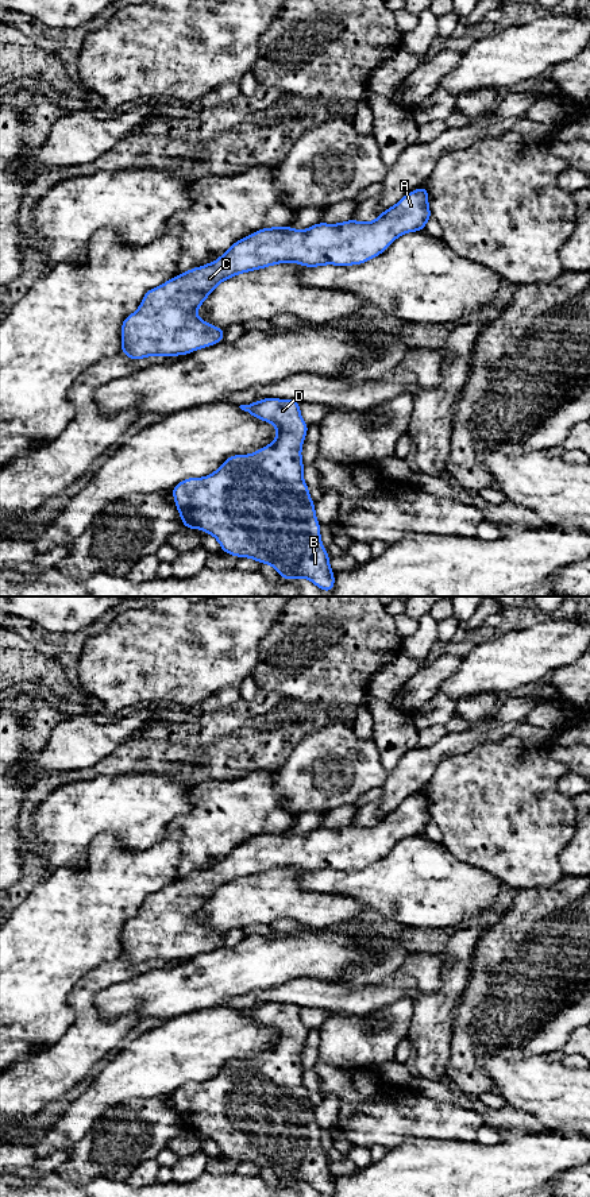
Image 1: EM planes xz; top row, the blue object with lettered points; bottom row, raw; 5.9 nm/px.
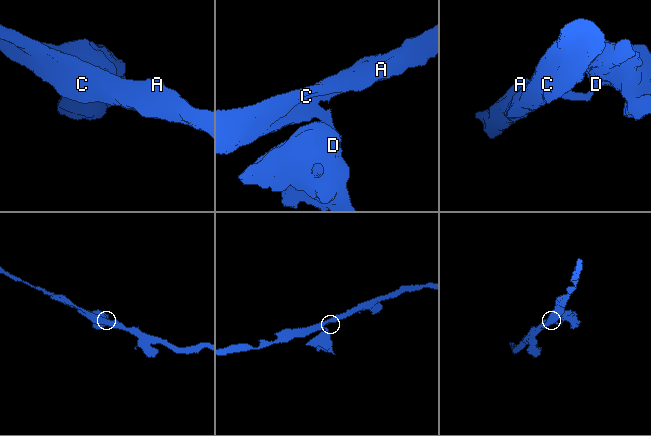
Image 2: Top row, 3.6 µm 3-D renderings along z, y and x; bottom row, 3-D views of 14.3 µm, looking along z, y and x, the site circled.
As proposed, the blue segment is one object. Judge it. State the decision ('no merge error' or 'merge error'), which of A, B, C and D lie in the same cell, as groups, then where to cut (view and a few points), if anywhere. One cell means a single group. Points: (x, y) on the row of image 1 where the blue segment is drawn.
no merge error; groups A B C D; cut none

